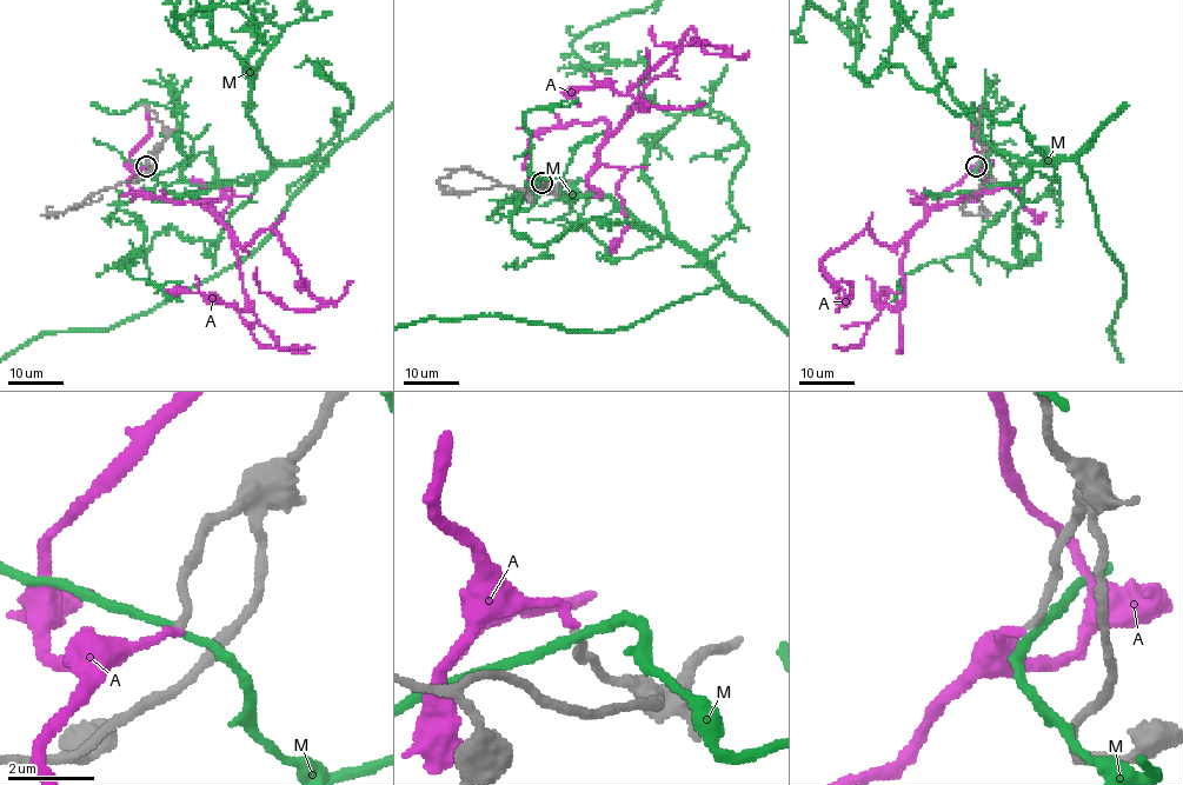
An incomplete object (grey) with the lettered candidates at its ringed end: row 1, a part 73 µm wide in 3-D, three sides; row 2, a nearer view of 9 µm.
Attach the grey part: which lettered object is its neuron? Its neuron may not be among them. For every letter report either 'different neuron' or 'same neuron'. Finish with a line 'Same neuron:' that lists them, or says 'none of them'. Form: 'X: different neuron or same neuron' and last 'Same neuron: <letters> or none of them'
A: same neuron
M: different neuron
Same neuron: A

